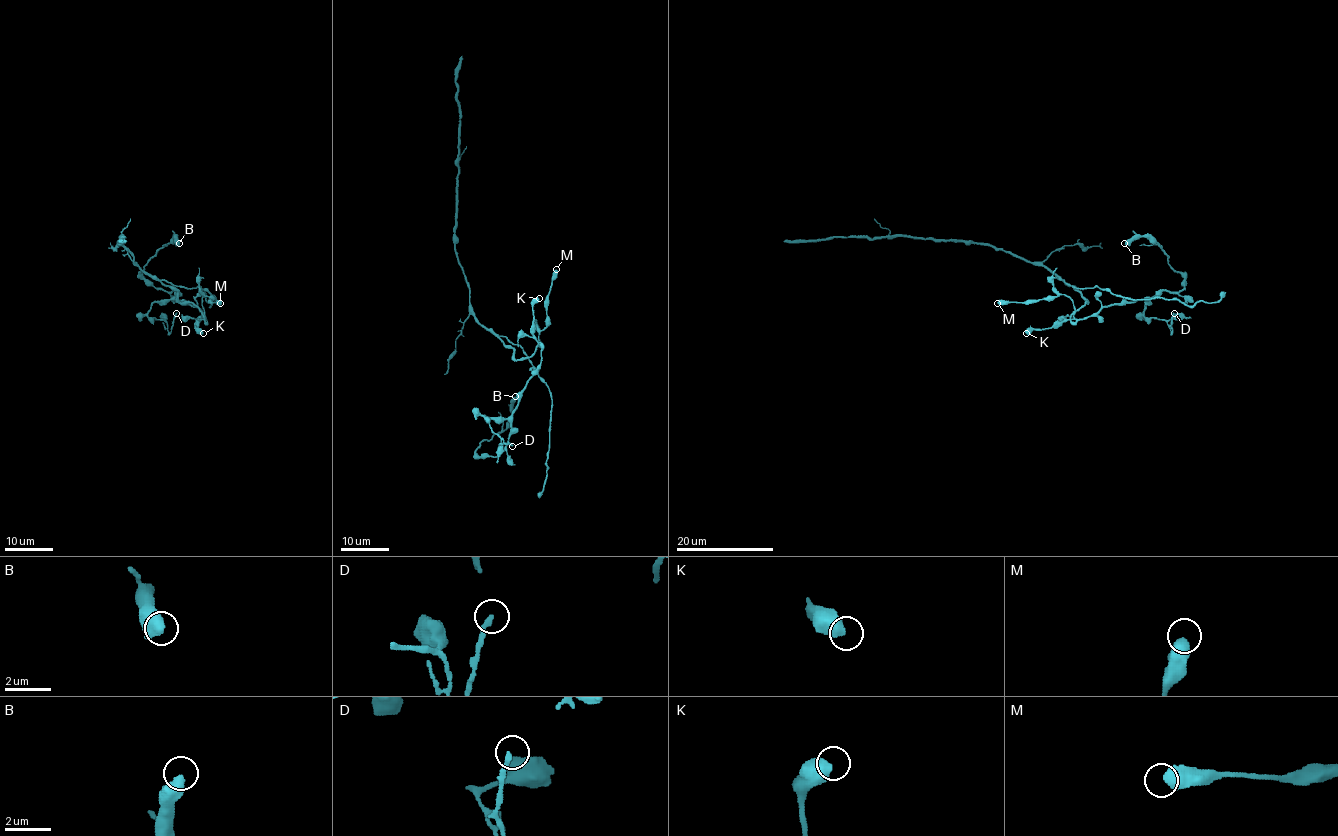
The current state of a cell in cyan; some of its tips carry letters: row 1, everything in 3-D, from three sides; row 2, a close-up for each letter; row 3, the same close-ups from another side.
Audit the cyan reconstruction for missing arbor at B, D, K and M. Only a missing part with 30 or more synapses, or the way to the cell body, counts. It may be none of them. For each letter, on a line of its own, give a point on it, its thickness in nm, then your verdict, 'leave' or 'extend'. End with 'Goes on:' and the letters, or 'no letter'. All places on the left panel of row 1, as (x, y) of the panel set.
B: place (179, 243); calibre 550 nm; leave
D: place (176, 313); calibre 200 nm; leave
K: place (203, 333); calibre 600 nm; leave
M: place (220, 303); calibre 650 nm; leave
Goes on: no letter

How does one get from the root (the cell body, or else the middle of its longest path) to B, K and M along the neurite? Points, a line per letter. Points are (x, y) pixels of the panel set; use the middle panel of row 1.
B: (503, 343), (516, 360), (539, 344), (540, 368), (506, 446), (480, 457), (480, 444), (506, 428), (515, 396)
K: (503, 343), (514, 349), (516, 360), (528, 357), (534, 351), (539, 343), (533, 333), (533, 304), (539, 298)
M: (503, 343), (514, 349), (516, 360), (528, 357), (539, 347), (538, 337), (546, 326), (546, 298), (556, 269)

